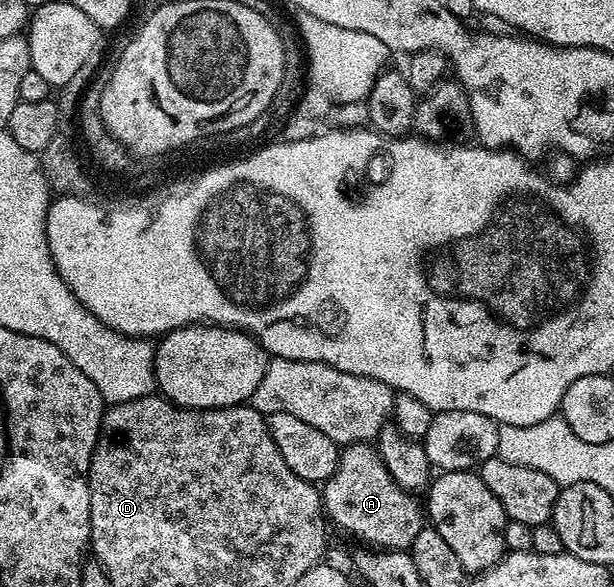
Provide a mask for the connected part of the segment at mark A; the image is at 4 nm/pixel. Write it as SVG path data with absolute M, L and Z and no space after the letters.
M373 444L345 446L338 455L337 471L320 492L325 516L367 546L406 551L424 528L424 509L419 498L395 483Z

